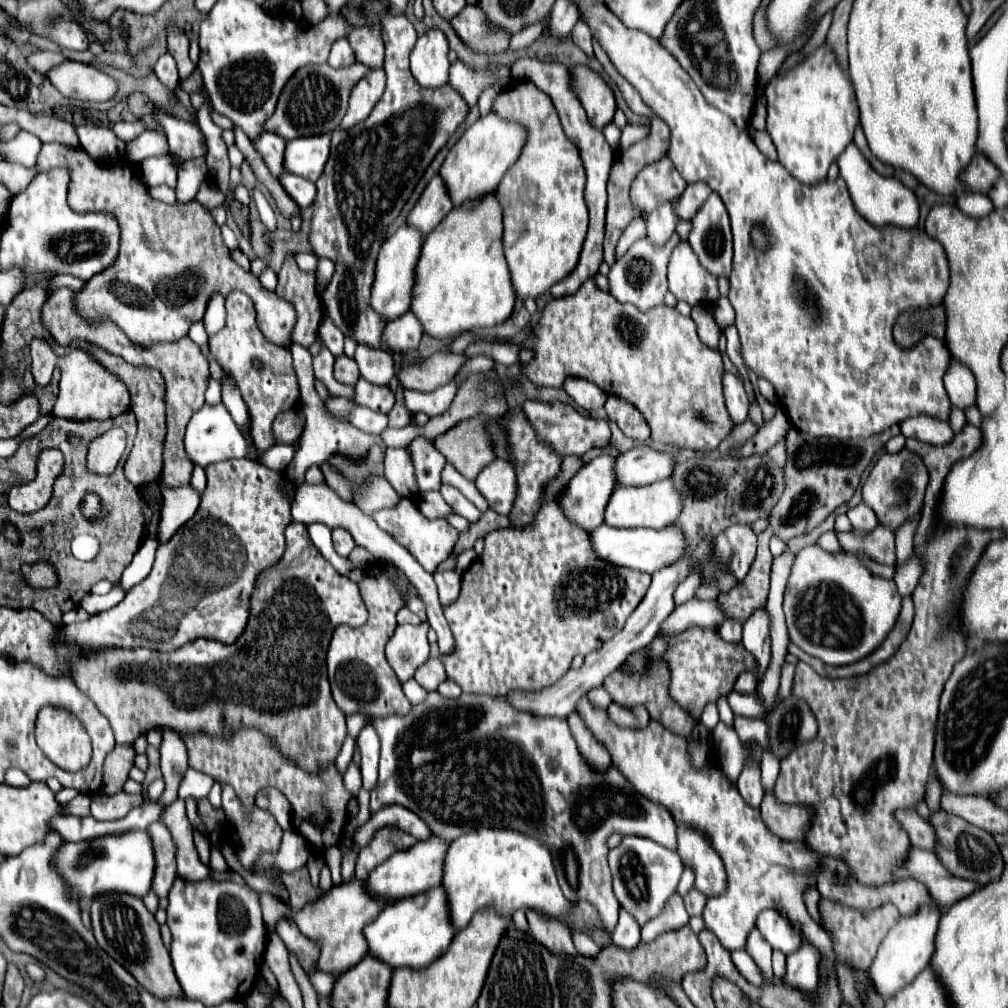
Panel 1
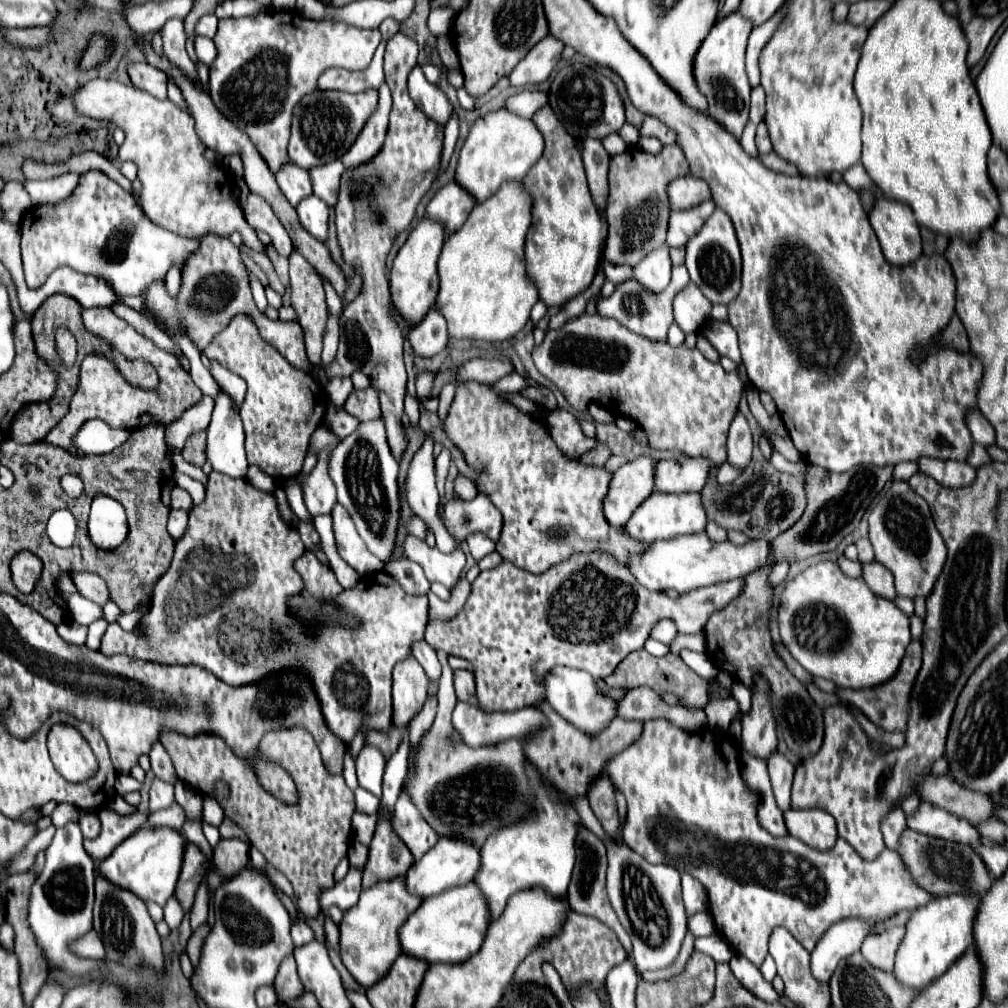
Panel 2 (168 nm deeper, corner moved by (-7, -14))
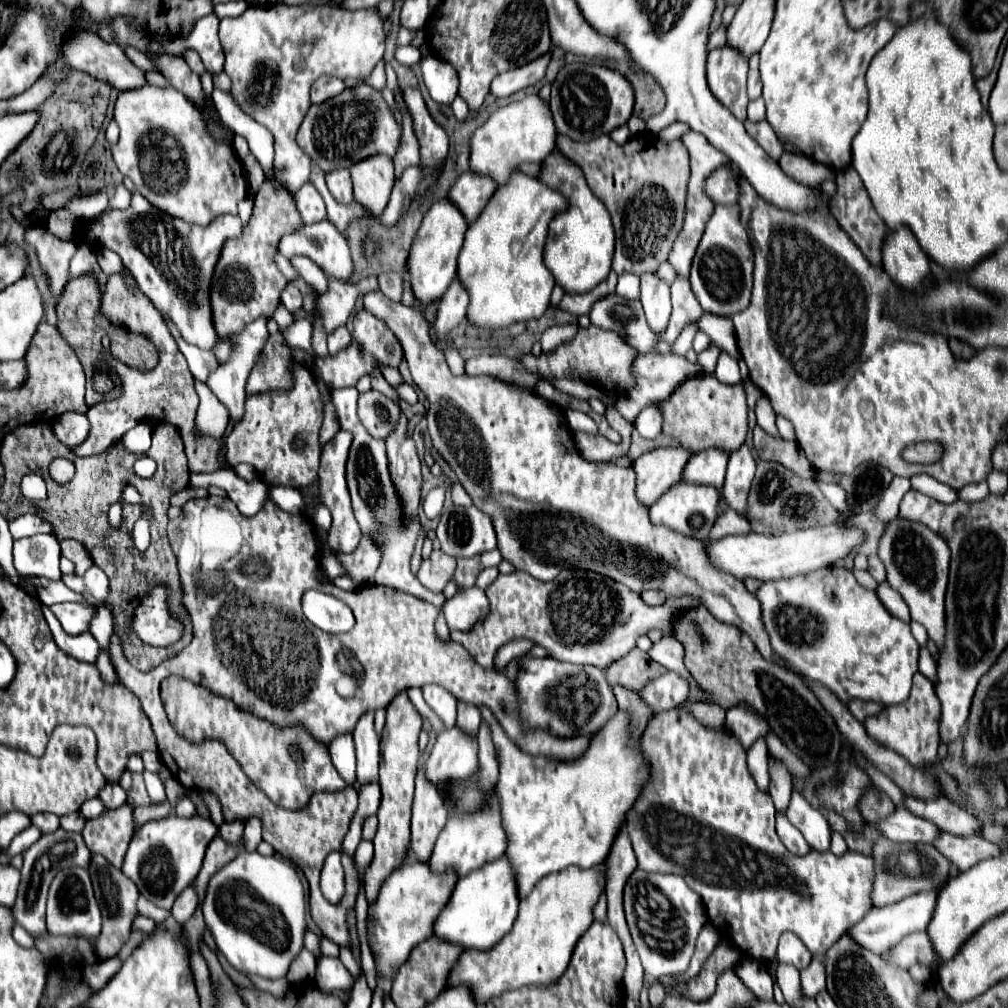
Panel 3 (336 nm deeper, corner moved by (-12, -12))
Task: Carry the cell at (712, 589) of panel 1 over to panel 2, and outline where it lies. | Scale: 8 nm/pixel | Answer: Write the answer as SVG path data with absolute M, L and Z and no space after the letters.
M606 551L574 553L566 561L552 565L540 575L520 569L504 559L498 567L482 571L476 577L476 581L472 583L472 593L456 617L448 621L430 619L424 639L432 643L432 647L468 659L472 663L476 677L476 697L482 711L514 711L546 701L543 677L556 665L582 669L588 671L592 677L610 675L628 653L642 649L652 623L656 623L658 619L674 619L680 633L704 631L706 621L712 613L724 609L730 601L740 597L744 581L744 577L736 577L724 583L714 583L712 587L700 587L696 591L684 593L680 599L674 601L662 591L654 593L636 583L636 579L628 575L626 567Z

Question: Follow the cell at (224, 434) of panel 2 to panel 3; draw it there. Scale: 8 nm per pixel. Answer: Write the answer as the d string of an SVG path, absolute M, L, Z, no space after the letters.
M261 317L261 319L257 319L257 321L253 321L251 325L247 325L243 331L239 331L237 335L233 335L229 341L231 341L231 357L223 363L223 365L219 365L217 367L217 371L209 377L209 381L207 381L207 385L211 387L211 391L217 395L217 399L229 409L229 413L231 413L231 421L239 421L241 419L241 415L243 415L243 403L245 403L245 397L247 397L247 393L245 393L245 383L247 383L247 377L249 377L249 373L251 373L251 369L253 369L253 365L255 365L255 359L257 359L257 355L261 353L261 349L263 349L263 345L265 345L265 341L269 339L269 333L267 333L267 321Z

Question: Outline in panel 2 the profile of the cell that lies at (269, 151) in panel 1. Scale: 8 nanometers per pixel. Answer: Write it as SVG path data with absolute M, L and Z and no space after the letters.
M268 11L260 13L256 17L240 17L240 19L220 19L218 33L214 35L214 43L218 49L218 55L214 63L210 65L210 81L208 81L208 93L220 113L228 117L238 129L248 133L258 153L268 163L270 171L276 173L276 181L280 189L284 191L286 199L296 207L300 199L312 193L312 185L308 179L308 171L302 167L296 167L294 163L286 163L288 153L288 135L290 135L290 121L292 121L292 109L294 105L308 93L316 89L318 77L330 69L330 67L344 67L344 69L366 69L372 61L372 55L380 43L380 31L364 31L354 25L346 25L342 21L314 21L298 15L296 11Z

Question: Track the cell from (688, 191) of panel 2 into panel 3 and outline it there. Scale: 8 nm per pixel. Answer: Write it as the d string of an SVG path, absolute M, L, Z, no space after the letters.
M723 165L721 169L715 169L705 181L705 189L709 197L713 197L713 203L719 205L735 205L739 201L739 177L737 171L729 165Z

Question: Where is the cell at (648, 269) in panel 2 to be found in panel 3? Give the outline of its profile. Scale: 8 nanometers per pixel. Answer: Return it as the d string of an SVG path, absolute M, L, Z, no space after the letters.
M653 273L641 277L641 305L645 309L645 317L653 333L663 335L671 315L669 285L659 281Z

